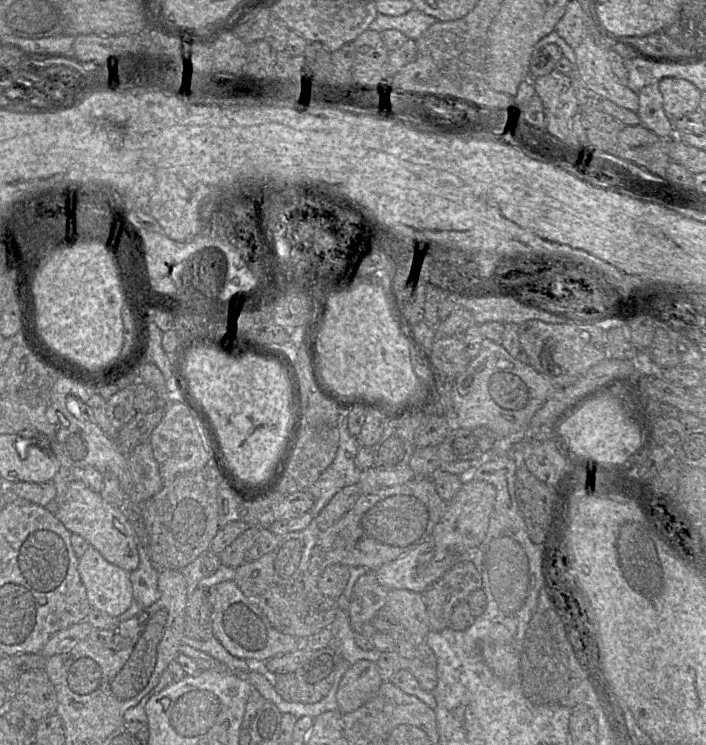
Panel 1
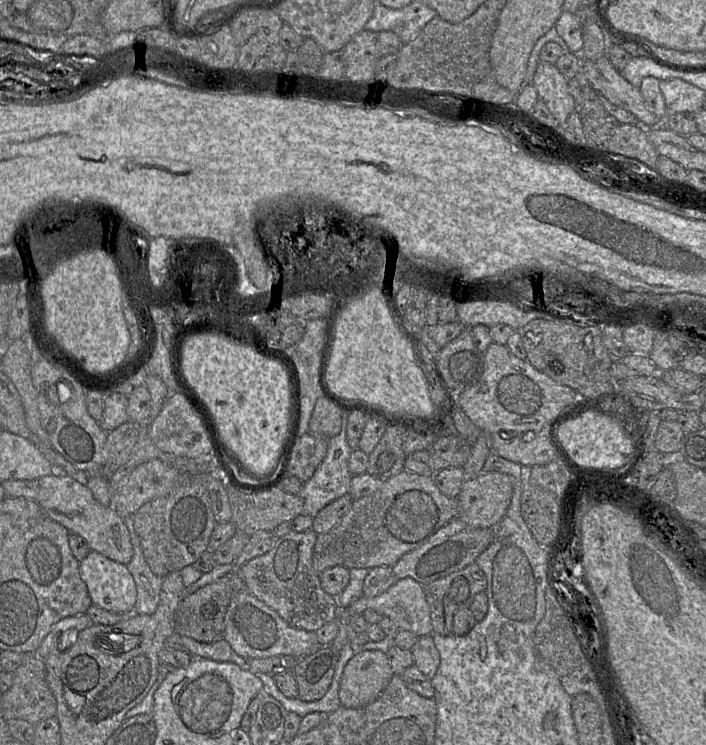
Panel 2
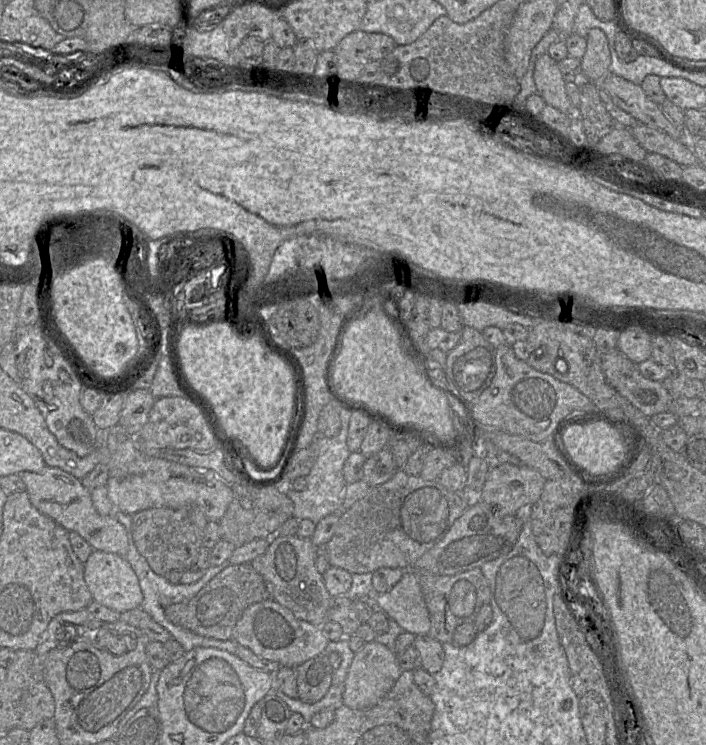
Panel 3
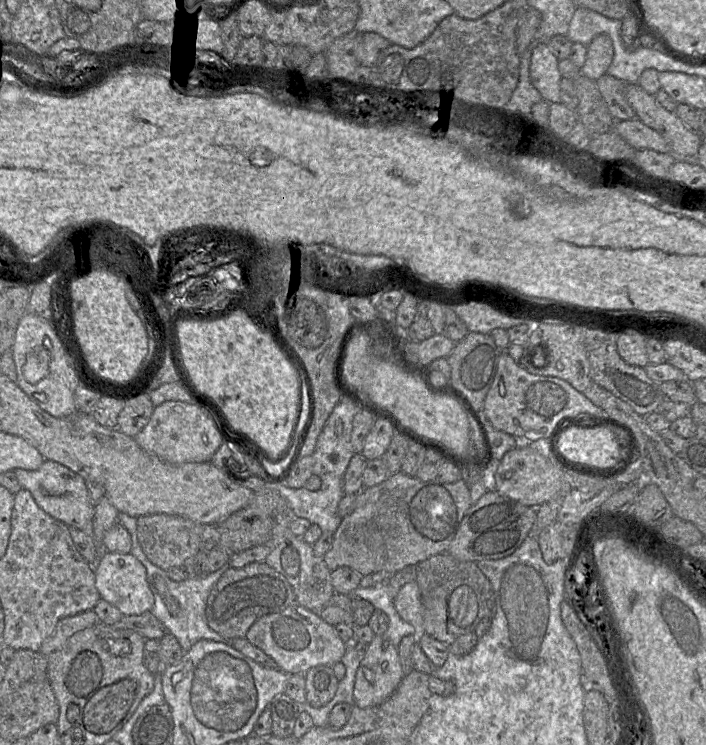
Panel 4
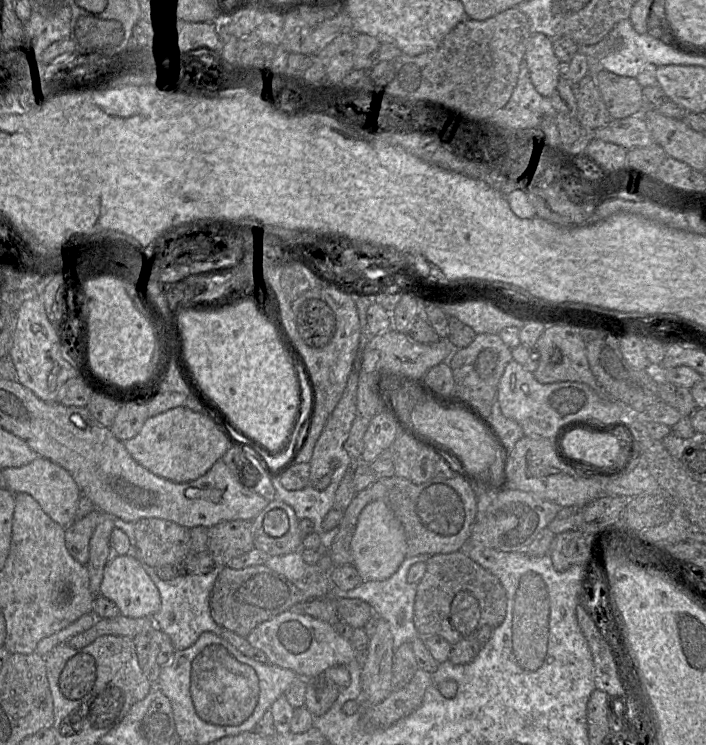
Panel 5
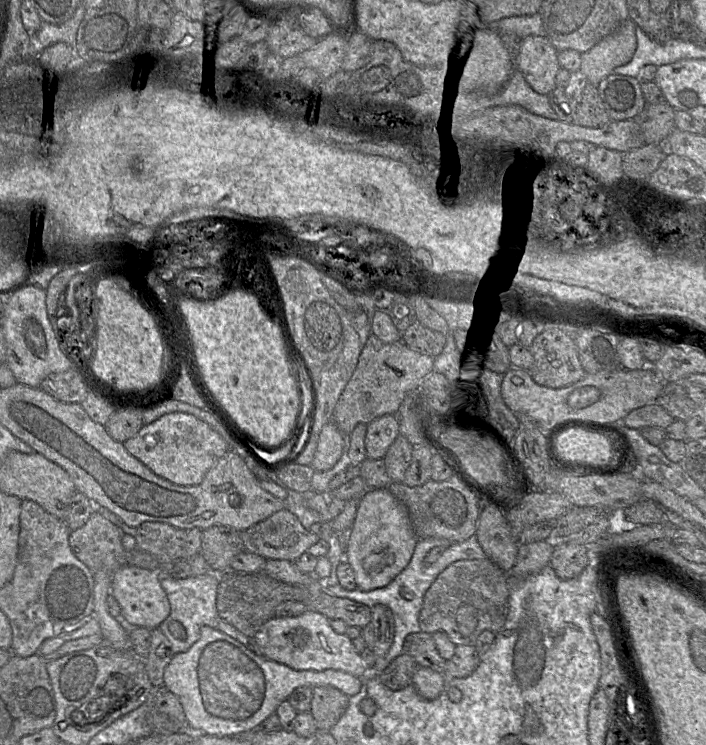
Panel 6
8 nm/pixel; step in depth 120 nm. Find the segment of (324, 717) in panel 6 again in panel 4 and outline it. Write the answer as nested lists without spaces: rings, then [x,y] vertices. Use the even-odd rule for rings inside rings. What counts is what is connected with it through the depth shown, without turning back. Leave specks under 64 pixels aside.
[[[314,666],[304,673],[306,703],[314,708],[327,704],[335,696],[339,680],[332,666]]]

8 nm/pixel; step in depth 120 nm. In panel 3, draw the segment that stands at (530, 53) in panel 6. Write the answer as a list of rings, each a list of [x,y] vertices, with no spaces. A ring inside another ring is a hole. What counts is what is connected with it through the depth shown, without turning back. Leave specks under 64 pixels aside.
[[[548,53],[540,55],[533,72],[537,93],[550,105],[565,114],[573,114],[572,103],[566,93],[565,80],[556,62]]]

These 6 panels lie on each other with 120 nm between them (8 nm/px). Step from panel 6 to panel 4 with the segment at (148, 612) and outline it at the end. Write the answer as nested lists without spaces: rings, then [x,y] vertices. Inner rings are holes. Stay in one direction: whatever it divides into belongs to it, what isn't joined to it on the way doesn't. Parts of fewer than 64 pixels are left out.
[[[105,552],[94,566],[94,575],[100,597],[119,609],[123,615],[141,615],[153,608],[154,595],[147,580],[146,568],[131,553]]]

